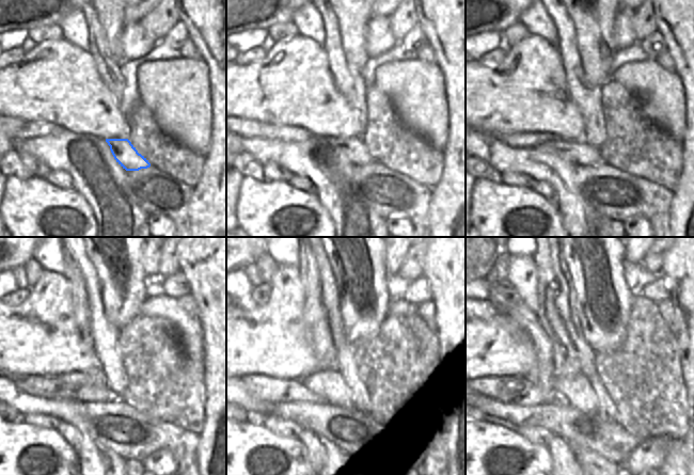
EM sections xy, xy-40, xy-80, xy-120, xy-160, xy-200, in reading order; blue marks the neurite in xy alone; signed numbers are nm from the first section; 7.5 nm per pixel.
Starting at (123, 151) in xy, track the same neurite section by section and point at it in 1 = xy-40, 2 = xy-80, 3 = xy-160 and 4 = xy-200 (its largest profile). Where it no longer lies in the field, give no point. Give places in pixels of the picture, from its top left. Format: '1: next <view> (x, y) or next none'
1: next xy-40 (355, 149)
2: next xy-80 (579, 152)
3: next xy-160 (310, 389)
4: next xy-200 (506, 389)

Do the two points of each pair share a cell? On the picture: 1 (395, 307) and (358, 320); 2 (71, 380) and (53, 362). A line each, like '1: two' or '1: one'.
1: two
2: two

